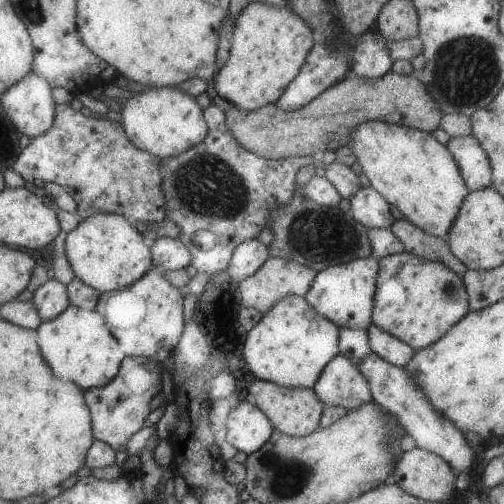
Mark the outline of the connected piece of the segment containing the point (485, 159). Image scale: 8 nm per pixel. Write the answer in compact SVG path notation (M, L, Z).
M472 134L465 137L451 137L448 150L452 153L460 174L469 191L491 186L491 164L489 156Z

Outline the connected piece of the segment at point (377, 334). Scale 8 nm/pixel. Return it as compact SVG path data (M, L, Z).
M374 324L370 325L366 331L370 348L378 356L397 367L403 367L410 362L410 358L415 353L411 346Z

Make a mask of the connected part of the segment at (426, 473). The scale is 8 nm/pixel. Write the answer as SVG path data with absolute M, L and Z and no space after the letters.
M418 446L399 456L393 476L406 492L425 501L450 503L457 489L457 475L448 462Z

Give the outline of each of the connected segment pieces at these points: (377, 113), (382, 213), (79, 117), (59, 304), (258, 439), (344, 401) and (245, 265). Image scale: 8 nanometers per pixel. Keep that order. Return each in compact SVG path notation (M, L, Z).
M394 71L387 72L384 76L367 79L355 77L349 80L341 80L334 86L327 88L312 102L302 108L287 111L277 104L267 104L255 111L246 111L234 105L226 113L226 122L230 132L241 145L250 152L265 159L280 160L288 157L305 157L308 155L320 157L328 151L336 151L341 146L348 145L351 132L357 124L366 121L379 120L387 123L396 123L405 127L415 128L432 133L439 128L443 110L438 101L427 90L427 86L417 77L417 74L400 74Z
M362 187L350 198L350 214L368 229L390 229L396 220L390 211L391 204L374 187Z
M57 104L52 128L46 134L34 137L30 144L21 149L12 168L25 182L43 185L56 183L65 188L76 201L77 214L82 220L98 213L114 213L130 221L160 223L167 218L167 206L161 175L161 158L134 146L120 121L111 121L104 115L86 117L74 110L70 104Z
M54 277L49 278L33 292L32 301L43 321L52 320L68 308L67 286Z
M240 401L227 421L227 442L247 455L256 452L275 431L268 417L251 401Z
M342 355L326 364L314 390L325 405L348 410L373 401L369 382L352 360Z
M258 239L241 242L235 249L226 272L240 282L252 276L270 257L268 247Z

